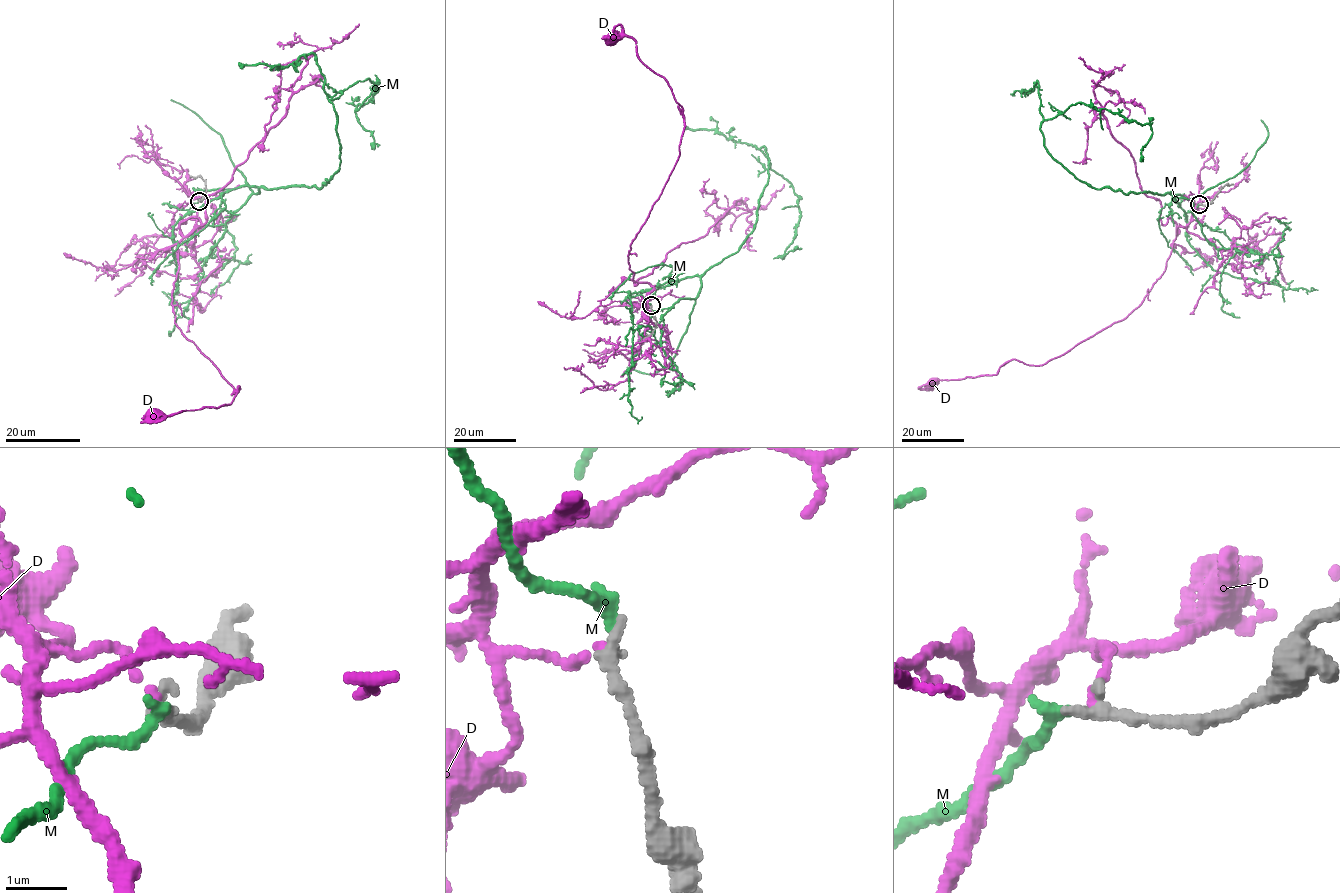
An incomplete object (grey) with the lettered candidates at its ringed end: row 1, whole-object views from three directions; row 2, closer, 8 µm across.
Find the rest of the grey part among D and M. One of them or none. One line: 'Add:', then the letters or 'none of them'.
Add: M

